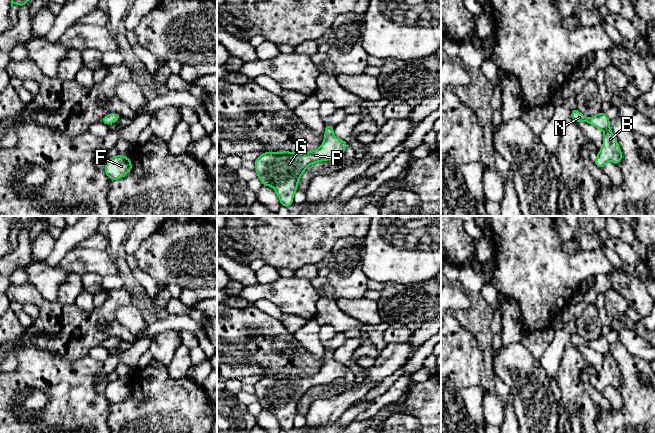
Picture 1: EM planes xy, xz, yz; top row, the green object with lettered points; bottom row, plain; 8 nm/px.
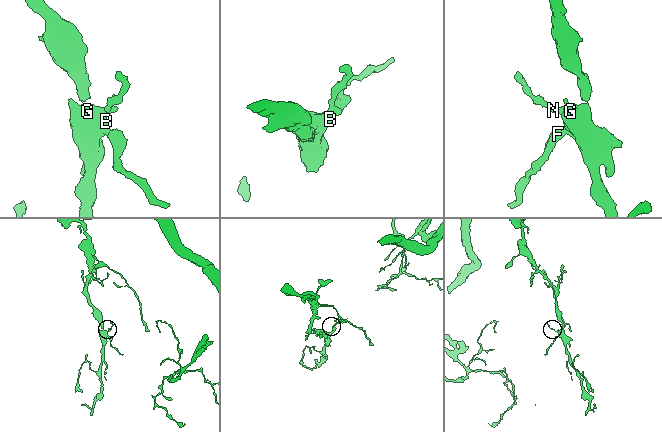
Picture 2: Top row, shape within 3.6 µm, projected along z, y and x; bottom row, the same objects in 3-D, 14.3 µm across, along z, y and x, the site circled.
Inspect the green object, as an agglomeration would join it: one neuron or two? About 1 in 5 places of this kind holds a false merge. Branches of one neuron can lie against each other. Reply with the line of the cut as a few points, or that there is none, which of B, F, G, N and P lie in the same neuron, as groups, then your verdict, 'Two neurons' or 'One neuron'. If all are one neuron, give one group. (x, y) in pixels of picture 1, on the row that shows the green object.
No split. Groups: B F G N P. One neuron

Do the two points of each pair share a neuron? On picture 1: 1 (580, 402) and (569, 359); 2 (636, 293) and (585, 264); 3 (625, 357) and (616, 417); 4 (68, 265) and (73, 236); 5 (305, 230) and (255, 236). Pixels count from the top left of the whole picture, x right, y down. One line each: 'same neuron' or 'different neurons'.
1: same neuron
2: different neurons
3: same neuron
4: different neurons
5: same neuron

